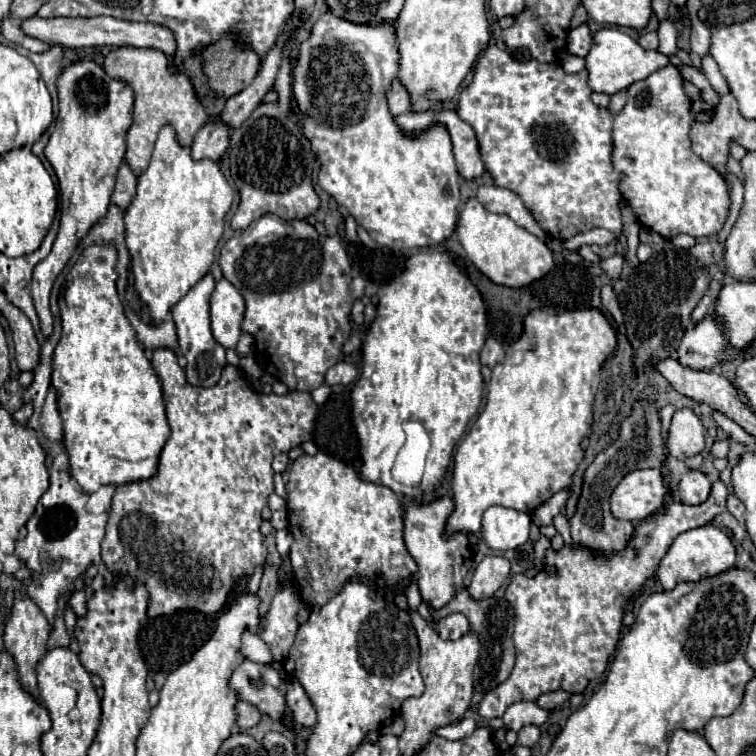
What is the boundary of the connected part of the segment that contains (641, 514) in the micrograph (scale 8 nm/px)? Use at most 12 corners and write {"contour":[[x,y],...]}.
{"contour":[[659,470],[627,474],[611,514],[633,524],[665,504]]}

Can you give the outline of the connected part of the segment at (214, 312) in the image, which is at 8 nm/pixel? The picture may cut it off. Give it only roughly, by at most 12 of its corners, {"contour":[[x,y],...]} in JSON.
{"contour":[[219,280],[211,294],[211,330],[223,348],[237,348],[243,296]]}

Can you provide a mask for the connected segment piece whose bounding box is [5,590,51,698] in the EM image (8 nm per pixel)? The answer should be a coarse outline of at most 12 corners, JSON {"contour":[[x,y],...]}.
{"contour":[[15,590],[5,650],[21,684],[39,696],[35,668],[51,632],[41,608]]}

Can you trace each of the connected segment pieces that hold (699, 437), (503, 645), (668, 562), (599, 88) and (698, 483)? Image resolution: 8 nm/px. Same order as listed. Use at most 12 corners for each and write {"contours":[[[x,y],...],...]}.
{"contours":[[[689,410],[671,420],[667,452],[677,460],[701,454],[705,428]],[[461,588],[433,620],[469,618],[481,640],[475,702],[515,666],[513,608],[505,598],[475,600]],[[713,524],[673,540],[657,568],[665,590],[735,566],[729,534]],[[615,28],[593,36],[589,88],[615,94],[669,64]],[[699,470],[687,472],[679,482],[683,504],[703,504],[711,482]]]}

